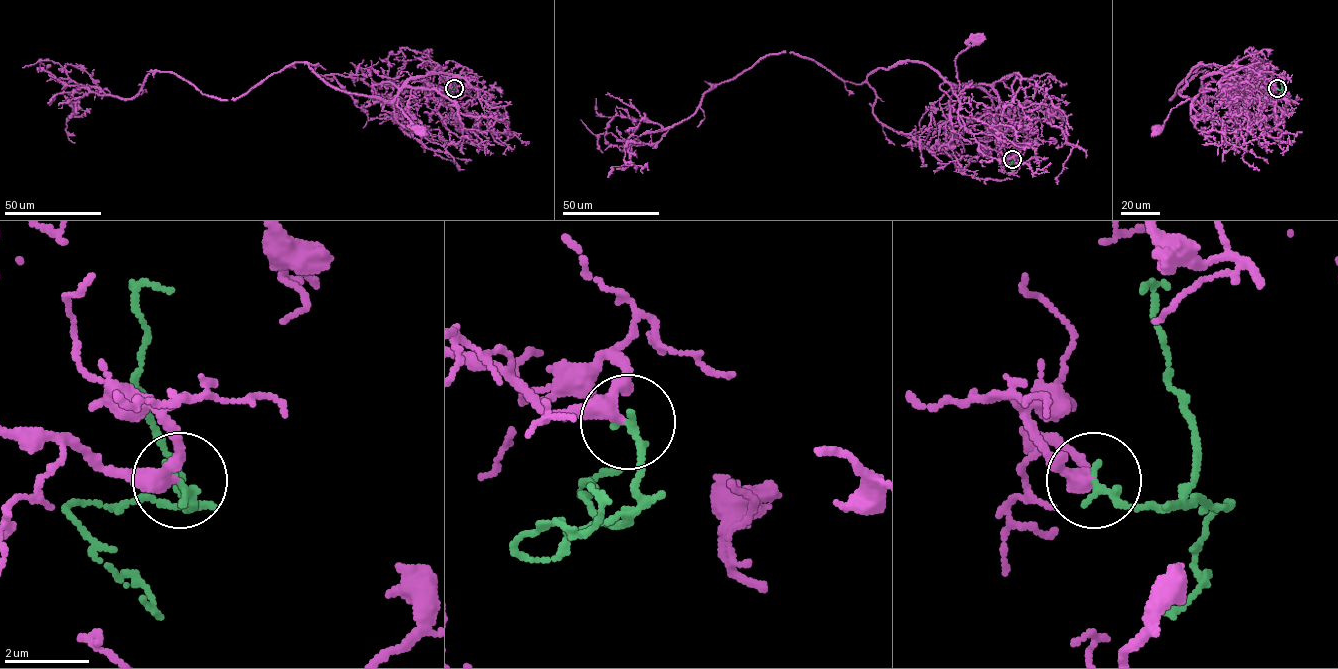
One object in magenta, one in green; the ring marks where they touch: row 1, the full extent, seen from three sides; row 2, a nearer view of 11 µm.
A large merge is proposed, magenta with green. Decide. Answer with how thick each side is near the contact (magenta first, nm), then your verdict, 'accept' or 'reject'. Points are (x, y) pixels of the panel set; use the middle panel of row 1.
280 nm thick on the magenta side, 200 nm on the other; accept

